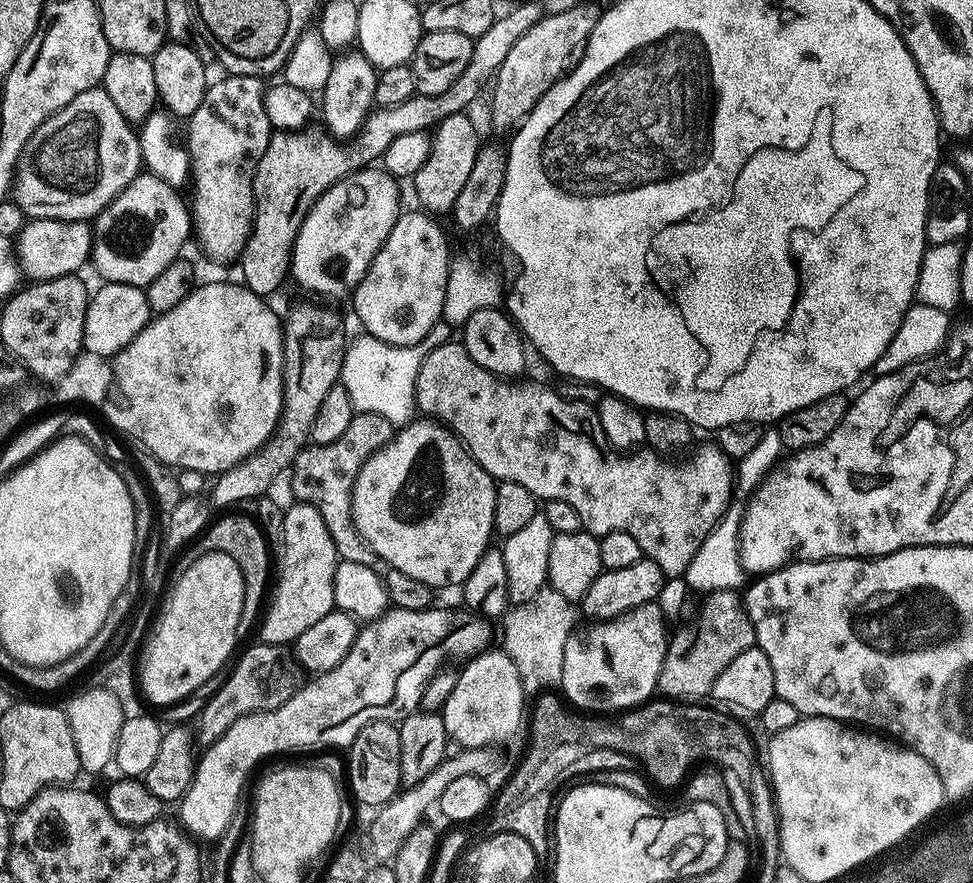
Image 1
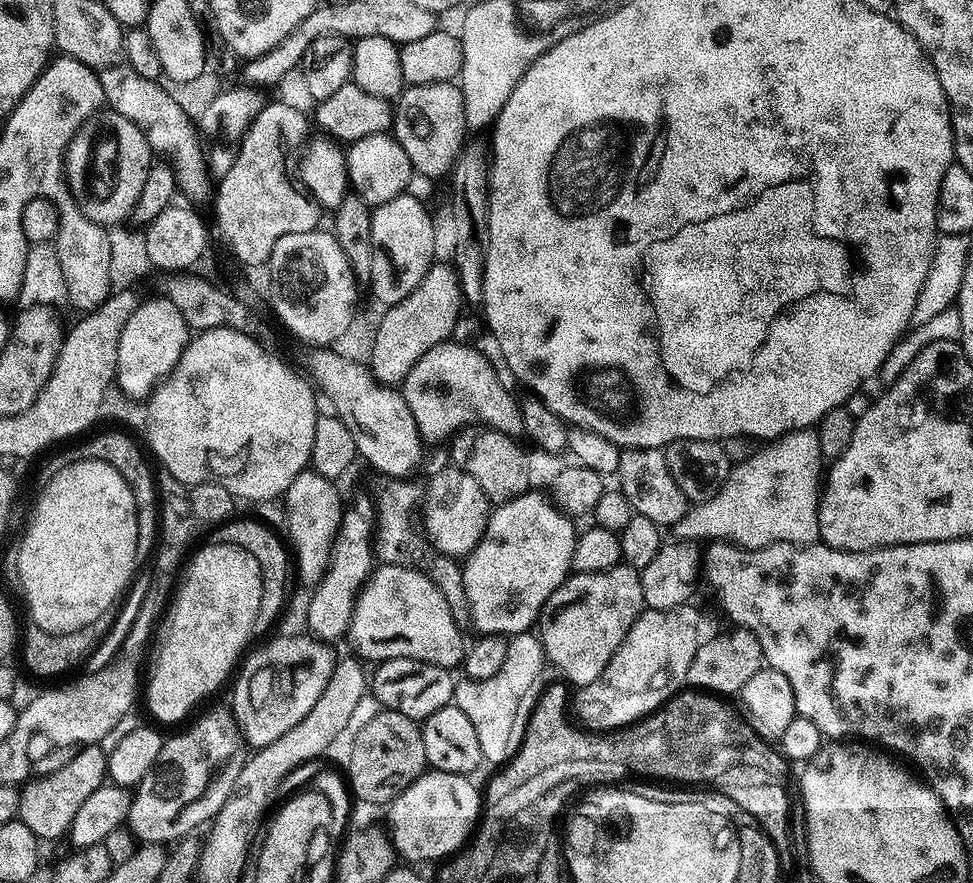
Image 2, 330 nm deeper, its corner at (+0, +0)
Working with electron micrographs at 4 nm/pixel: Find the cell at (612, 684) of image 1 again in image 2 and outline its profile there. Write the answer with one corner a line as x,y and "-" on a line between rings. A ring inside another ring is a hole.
681,606
670,610
645,608
634,622
634,626
630,626
614,658
610,658
602,682
585,684
575,689
574,699
570,704
574,716
576,712
575,719
589,732
611,732
617,728
627,728
629,724
652,715
661,704
667,702
671,696
675,696
688,684
690,662
694,662
694,654
701,645
698,638
701,625
702,619
692,606

